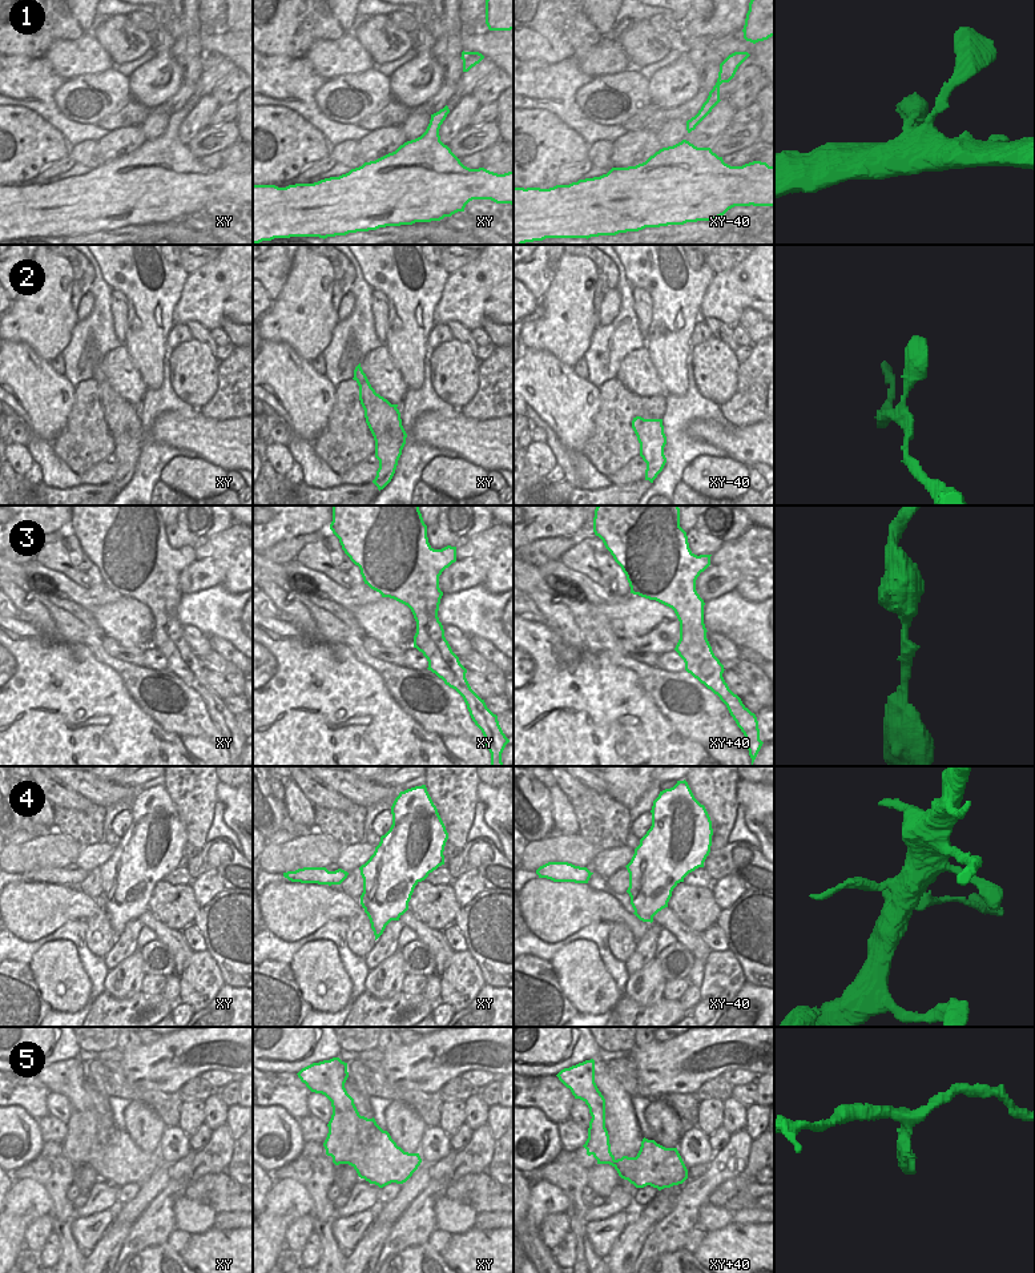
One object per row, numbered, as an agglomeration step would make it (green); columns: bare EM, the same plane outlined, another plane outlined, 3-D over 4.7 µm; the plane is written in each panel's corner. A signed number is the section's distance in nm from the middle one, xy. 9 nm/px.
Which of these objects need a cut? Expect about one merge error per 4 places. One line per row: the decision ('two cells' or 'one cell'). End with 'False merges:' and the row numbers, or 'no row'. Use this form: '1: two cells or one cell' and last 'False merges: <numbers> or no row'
1: one cell
2: one cell
3: one cell
4: one cell
5: one cell
False merges: no row

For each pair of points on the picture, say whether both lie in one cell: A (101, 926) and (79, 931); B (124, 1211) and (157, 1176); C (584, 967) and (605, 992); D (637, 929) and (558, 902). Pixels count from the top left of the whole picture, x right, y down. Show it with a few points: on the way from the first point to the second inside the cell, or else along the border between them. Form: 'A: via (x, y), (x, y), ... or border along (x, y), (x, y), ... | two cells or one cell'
A: border along (85, 921), (87, 947), (100, 958) | two cells
B: via (133, 1207), (153, 1185) | one cell
C: via (587, 974), (599, 986) | one cell
D: via (617, 913), (601, 906), (578, 906) | one cell

